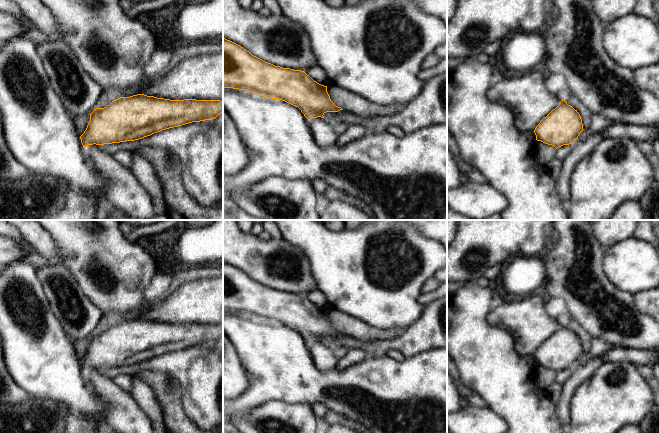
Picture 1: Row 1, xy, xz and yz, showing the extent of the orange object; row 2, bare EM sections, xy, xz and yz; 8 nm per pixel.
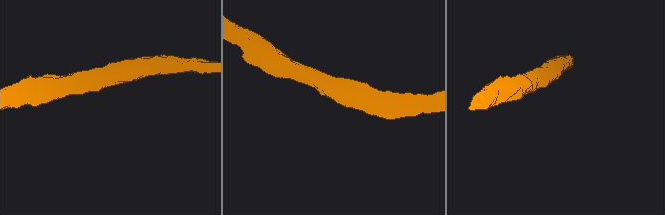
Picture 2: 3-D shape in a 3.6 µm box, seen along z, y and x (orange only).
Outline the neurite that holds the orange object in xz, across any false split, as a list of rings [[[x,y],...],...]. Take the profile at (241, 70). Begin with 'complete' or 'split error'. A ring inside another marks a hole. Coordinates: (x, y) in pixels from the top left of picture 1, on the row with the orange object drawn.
complete; [[[223,37],[223,88],[245,90],[254,94],[285,101],[298,107],[304,116],[324,118],[326,112],[343,110],[330,99],[327,86],[314,81],[304,71],[275,66],[252,55],[240,45]]]

